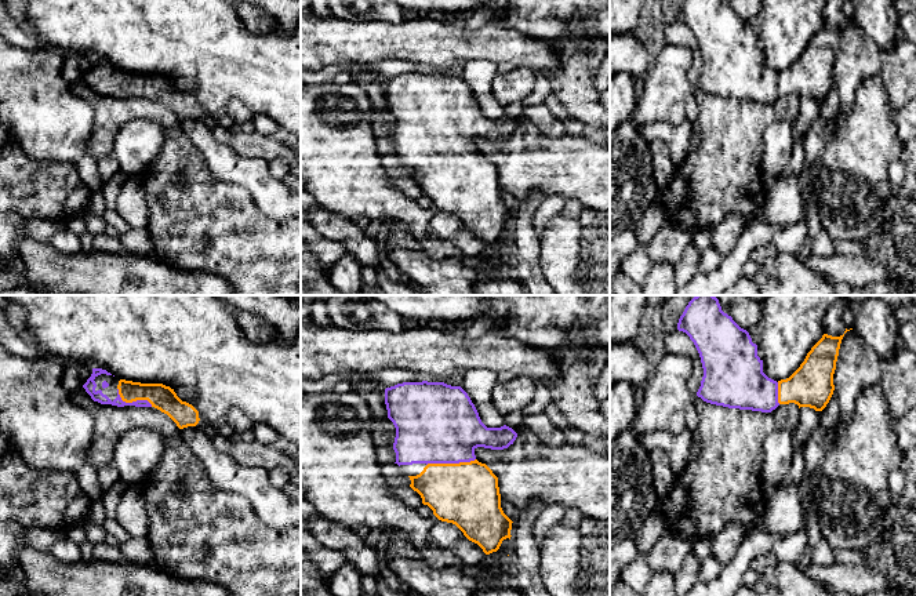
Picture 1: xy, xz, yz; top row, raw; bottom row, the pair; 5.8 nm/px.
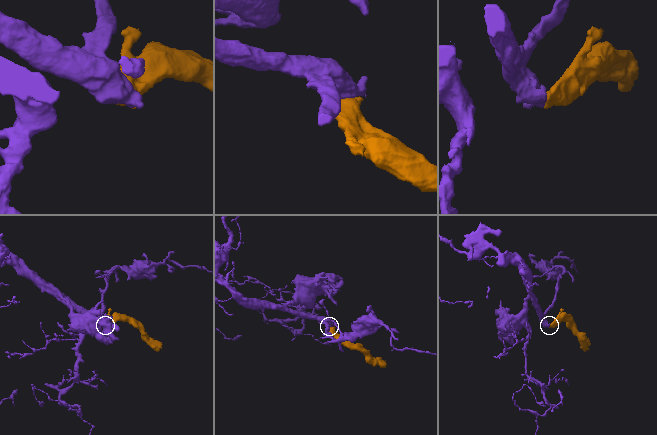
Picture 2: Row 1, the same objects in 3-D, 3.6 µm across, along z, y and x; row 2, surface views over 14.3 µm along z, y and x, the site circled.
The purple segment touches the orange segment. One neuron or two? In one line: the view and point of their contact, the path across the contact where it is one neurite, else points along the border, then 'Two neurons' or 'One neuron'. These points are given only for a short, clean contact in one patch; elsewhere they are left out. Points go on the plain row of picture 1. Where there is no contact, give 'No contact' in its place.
Touches purple at xz (450, 153). Path across: xz (435, 113), (446, 133), (450, 153), (453, 171), (466, 185). One neuron

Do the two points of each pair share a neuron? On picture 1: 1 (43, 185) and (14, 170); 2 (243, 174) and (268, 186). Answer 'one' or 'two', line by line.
1: one
2: one

